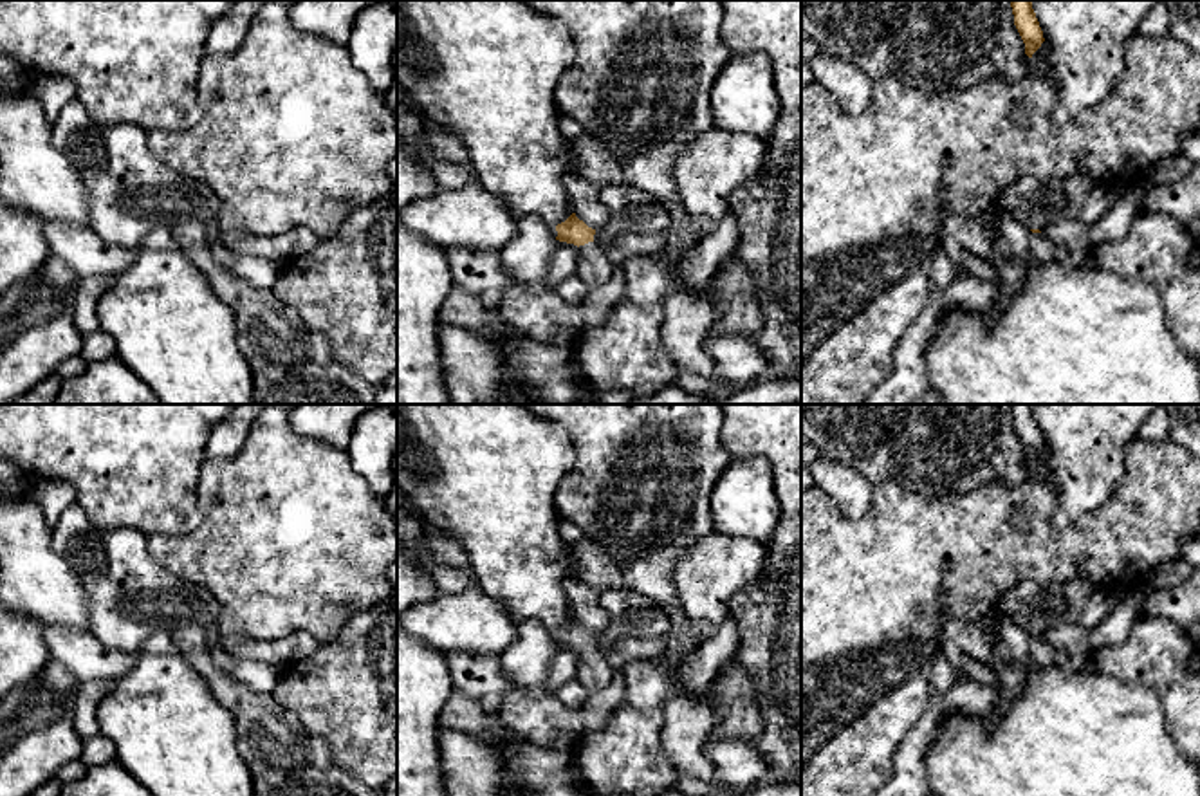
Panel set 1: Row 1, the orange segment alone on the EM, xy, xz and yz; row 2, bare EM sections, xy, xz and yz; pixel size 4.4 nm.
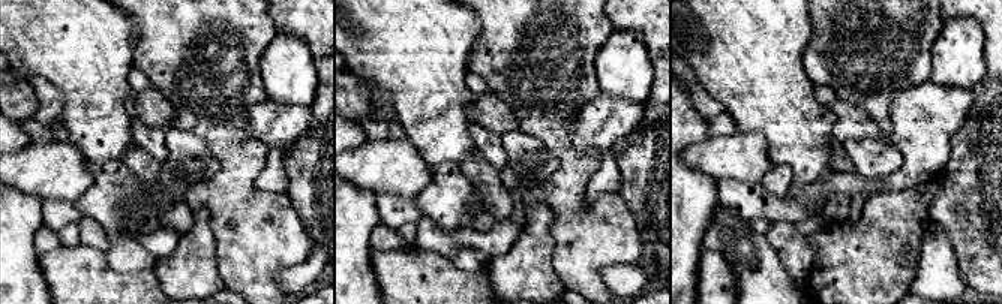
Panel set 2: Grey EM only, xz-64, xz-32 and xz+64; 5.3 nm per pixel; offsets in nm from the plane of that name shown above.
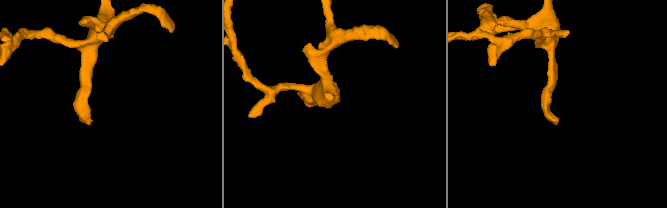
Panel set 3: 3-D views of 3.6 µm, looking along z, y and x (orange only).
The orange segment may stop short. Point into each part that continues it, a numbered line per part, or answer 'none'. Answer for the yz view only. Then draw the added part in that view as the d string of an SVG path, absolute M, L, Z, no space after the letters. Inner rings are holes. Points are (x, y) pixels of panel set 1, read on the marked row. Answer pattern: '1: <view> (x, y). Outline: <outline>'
none

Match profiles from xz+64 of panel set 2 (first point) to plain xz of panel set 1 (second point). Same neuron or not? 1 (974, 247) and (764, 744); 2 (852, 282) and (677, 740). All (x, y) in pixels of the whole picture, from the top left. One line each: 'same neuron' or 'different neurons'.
1: same neuron
2: different neurons

